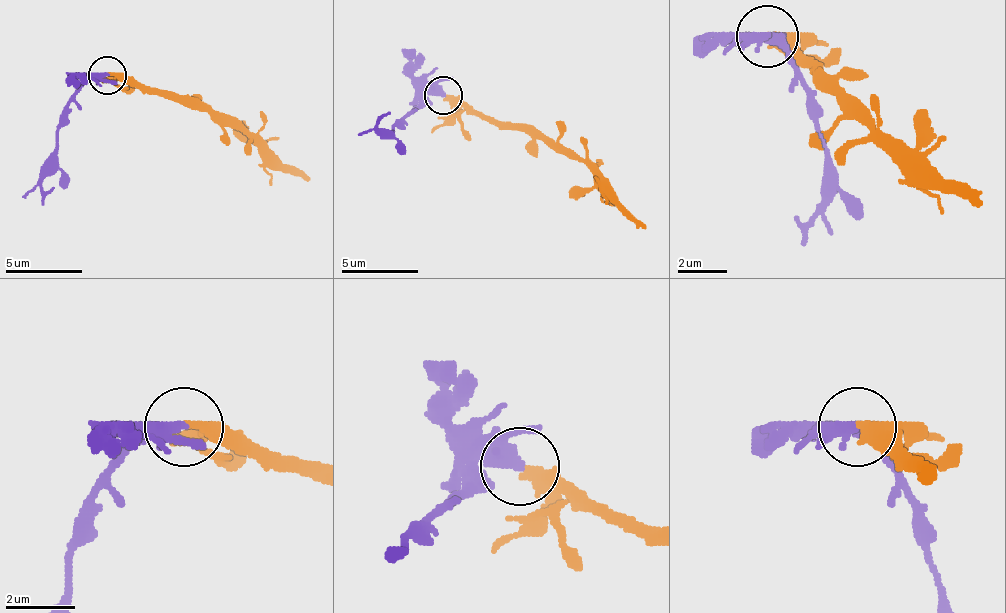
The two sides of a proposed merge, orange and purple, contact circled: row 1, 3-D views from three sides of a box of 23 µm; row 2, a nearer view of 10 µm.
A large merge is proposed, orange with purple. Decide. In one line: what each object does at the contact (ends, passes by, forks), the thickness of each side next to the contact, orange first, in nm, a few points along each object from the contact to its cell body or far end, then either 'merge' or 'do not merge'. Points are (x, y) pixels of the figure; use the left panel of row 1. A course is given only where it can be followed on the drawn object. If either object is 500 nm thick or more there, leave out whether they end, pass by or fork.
orange ends | purple forks | 300/260 nm | orange via (108, 76), (124, 76), (162, 95), (196, 98), (310, 179) | purple via (108, 76), (93, 76), (74, 95), (59, 129), (43, 205) | do not merge

